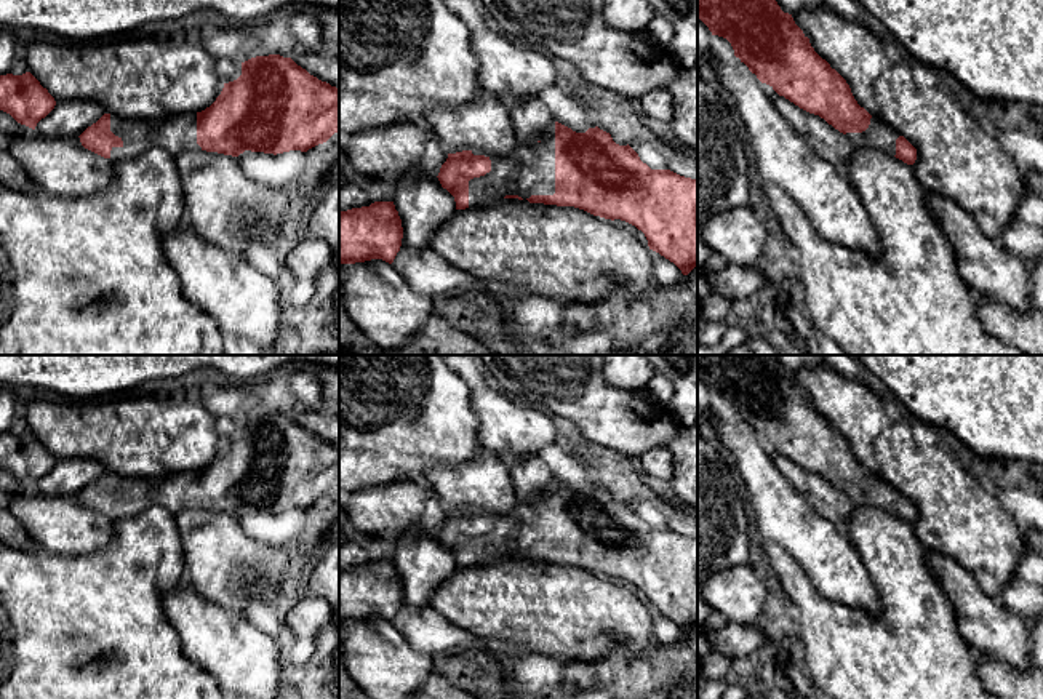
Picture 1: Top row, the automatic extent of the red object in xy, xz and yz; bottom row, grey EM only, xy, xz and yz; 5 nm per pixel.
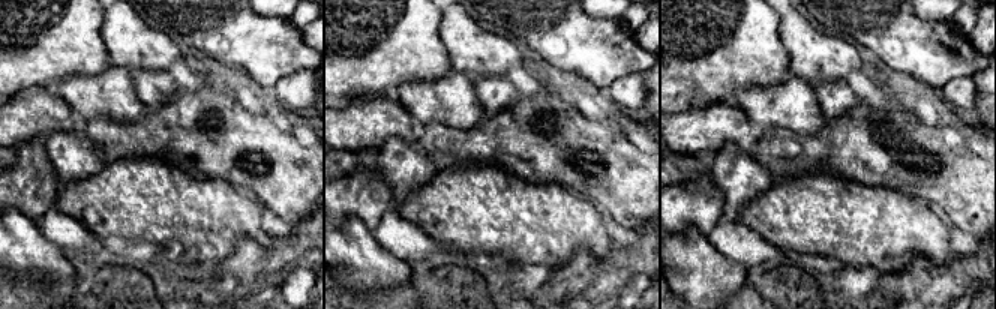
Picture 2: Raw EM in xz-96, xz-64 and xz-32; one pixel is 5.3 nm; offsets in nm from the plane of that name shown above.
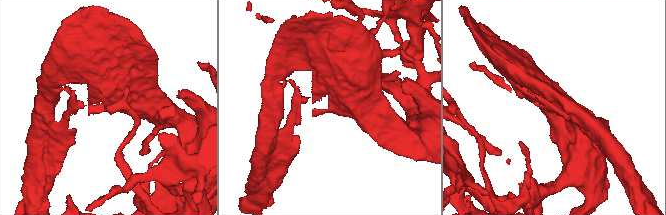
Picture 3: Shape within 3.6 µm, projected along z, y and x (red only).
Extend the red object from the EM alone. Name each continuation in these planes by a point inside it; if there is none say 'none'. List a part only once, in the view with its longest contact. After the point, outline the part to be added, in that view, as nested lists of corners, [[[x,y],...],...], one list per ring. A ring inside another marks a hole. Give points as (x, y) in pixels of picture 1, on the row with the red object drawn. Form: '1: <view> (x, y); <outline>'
1: xz (528, 170); [[[555,123],[539,142],[517,144],[507,155],[490,155],[482,150],[472,150],[472,154],[488,157],[491,160],[491,171],[469,181],[469,208],[488,206],[493,202],[502,200],[506,195],[518,195],[526,200],[531,195],[555,194]]]

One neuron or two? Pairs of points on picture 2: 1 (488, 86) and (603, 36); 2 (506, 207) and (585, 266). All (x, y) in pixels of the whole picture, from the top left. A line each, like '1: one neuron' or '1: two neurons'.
1: two neurons
2: two neurons

